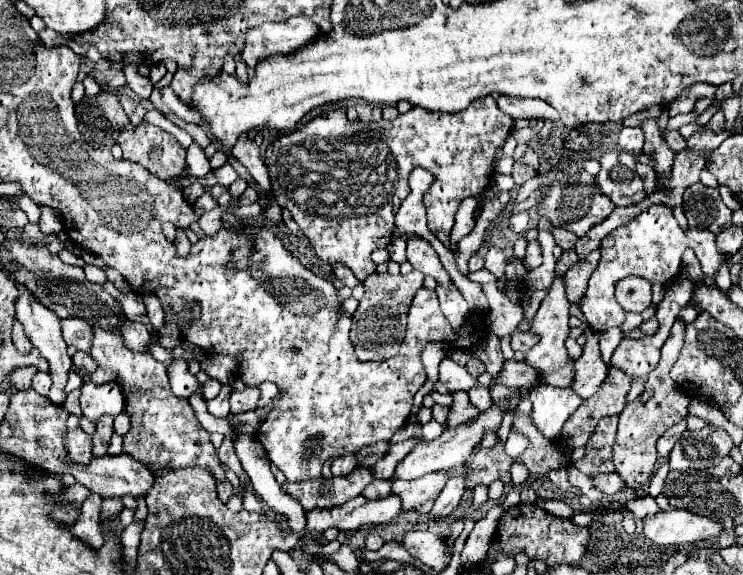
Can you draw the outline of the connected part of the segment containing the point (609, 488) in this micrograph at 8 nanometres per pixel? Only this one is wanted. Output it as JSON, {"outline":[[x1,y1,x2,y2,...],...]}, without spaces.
{"outline":[[611,472,611,474,597,474,591,480,593,480,593,486,597,490,601,490,603,494,609,494,609,496,617,494,625,486,623,480,619,478,619,474,615,474,615,472]]}

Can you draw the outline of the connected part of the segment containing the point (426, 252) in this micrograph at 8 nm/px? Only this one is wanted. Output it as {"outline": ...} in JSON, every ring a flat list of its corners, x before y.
{"outline":[[409,238,407,240,407,260,413,264,415,270,419,270,427,276,433,276,439,286,443,286,443,288,453,286,451,276,447,274,447,270,443,270,443,264,441,264,437,252,433,250,433,246,427,240]]}

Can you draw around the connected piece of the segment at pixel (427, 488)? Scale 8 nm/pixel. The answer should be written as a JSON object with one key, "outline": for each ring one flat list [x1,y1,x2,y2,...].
{"outline":[[437,470,437,472,425,474,423,478,411,480,411,482,395,480,391,492,401,496,403,510,413,508,419,514,427,514,427,512,431,512,433,502,441,494,447,480,449,480,449,472,447,470]]}

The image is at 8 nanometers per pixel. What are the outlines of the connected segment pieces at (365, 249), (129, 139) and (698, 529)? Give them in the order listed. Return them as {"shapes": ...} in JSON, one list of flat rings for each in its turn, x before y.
{"shapes":[[[485,96,471,102,467,110,455,114,439,114,415,106,409,112,399,114,393,122,387,120,371,126,359,126,347,120,345,110,335,110,327,114,327,128,323,124,325,118,313,118,305,128,293,134,283,134,269,144,265,150,265,164,271,178,271,194,281,208,287,208,295,216,301,232,313,242,315,254,323,262,343,262,343,266,351,268,363,282,375,272,371,252,375,248,385,248,391,242,395,218,393,198,397,196,399,210,399,204,409,194,409,174,413,168,421,166,435,178,433,186,425,192,423,202,430,230,441,242,445,242,445,246,449,246,453,214,467,196,481,196,487,188,487,176,493,174,493,154,509,136,513,118,499,110,495,98]],[[131,124,119,134,117,144,123,148,123,158,137,162,141,166,145,166,151,174,169,180,173,176,179,176,185,170,185,148,165,130,153,126,153,124,141,124,137,128,133,128]],[[669,510,643,518,643,532,649,540,661,546,683,546,717,536,723,528,705,516,687,510]]]}

